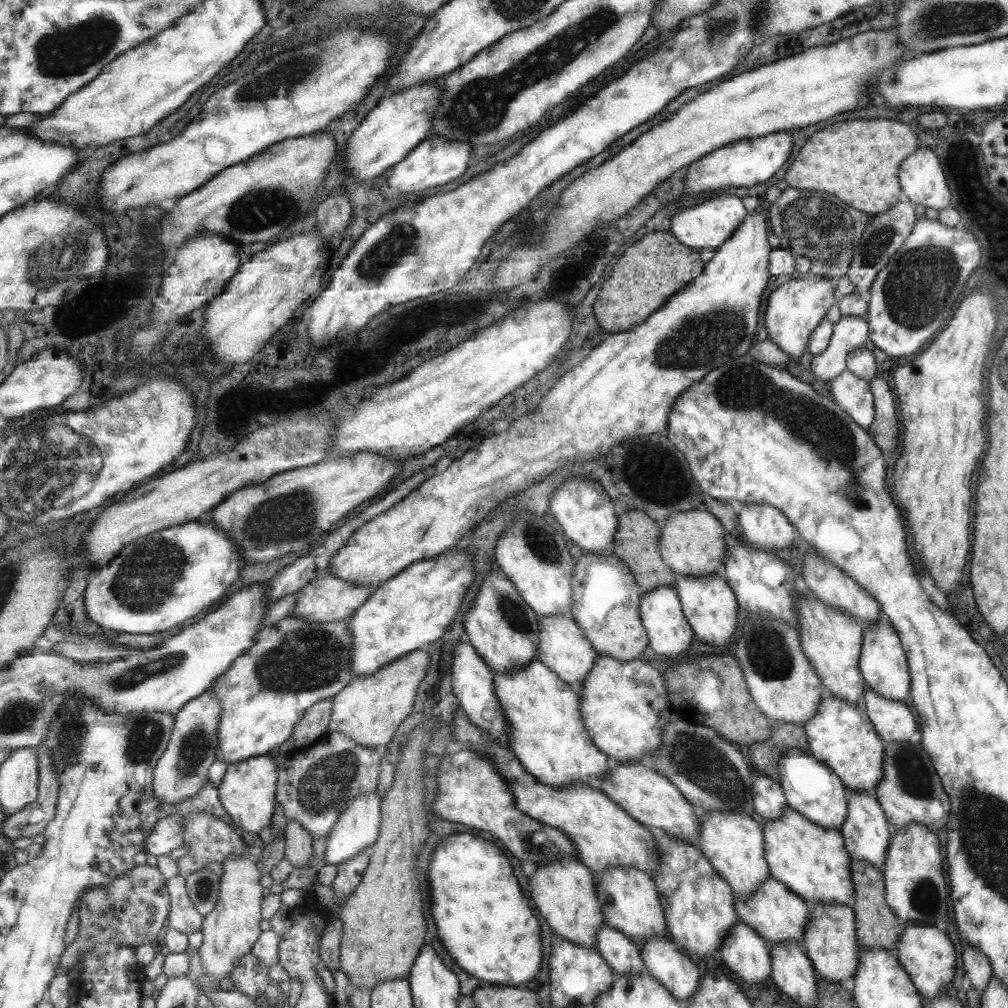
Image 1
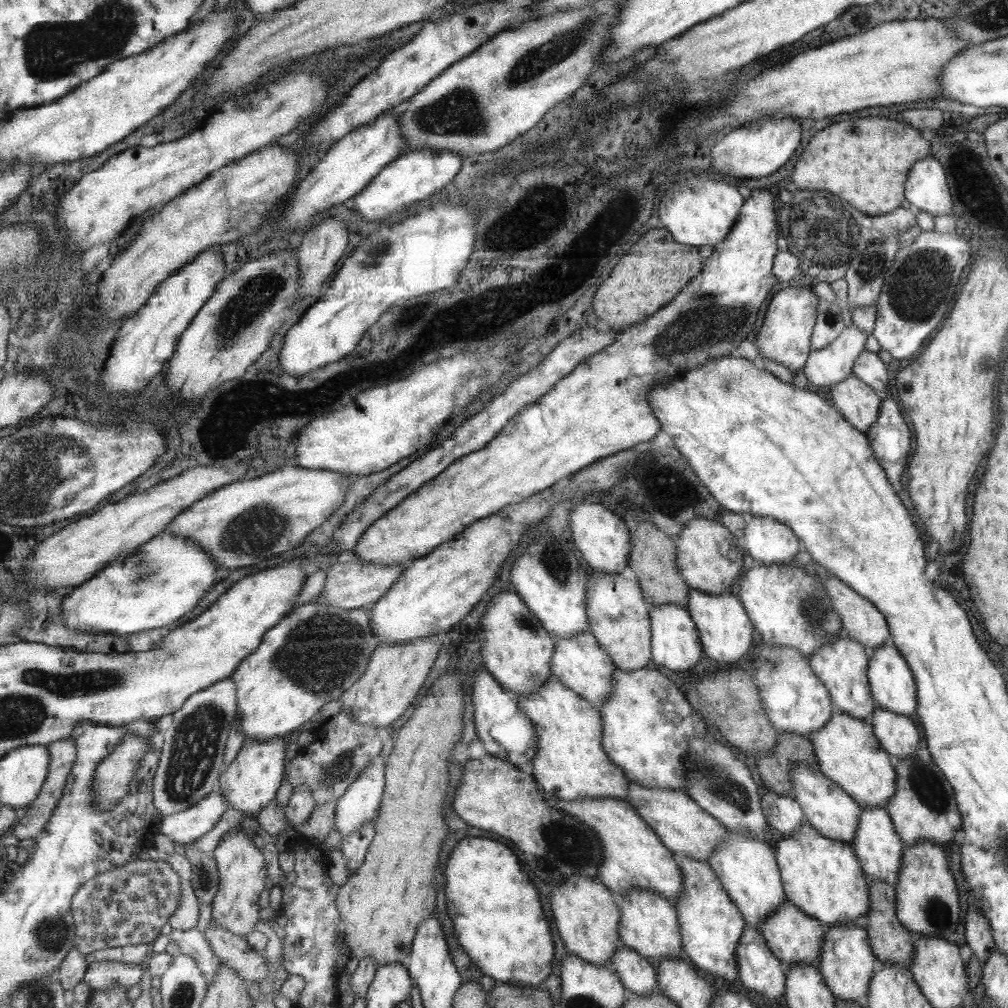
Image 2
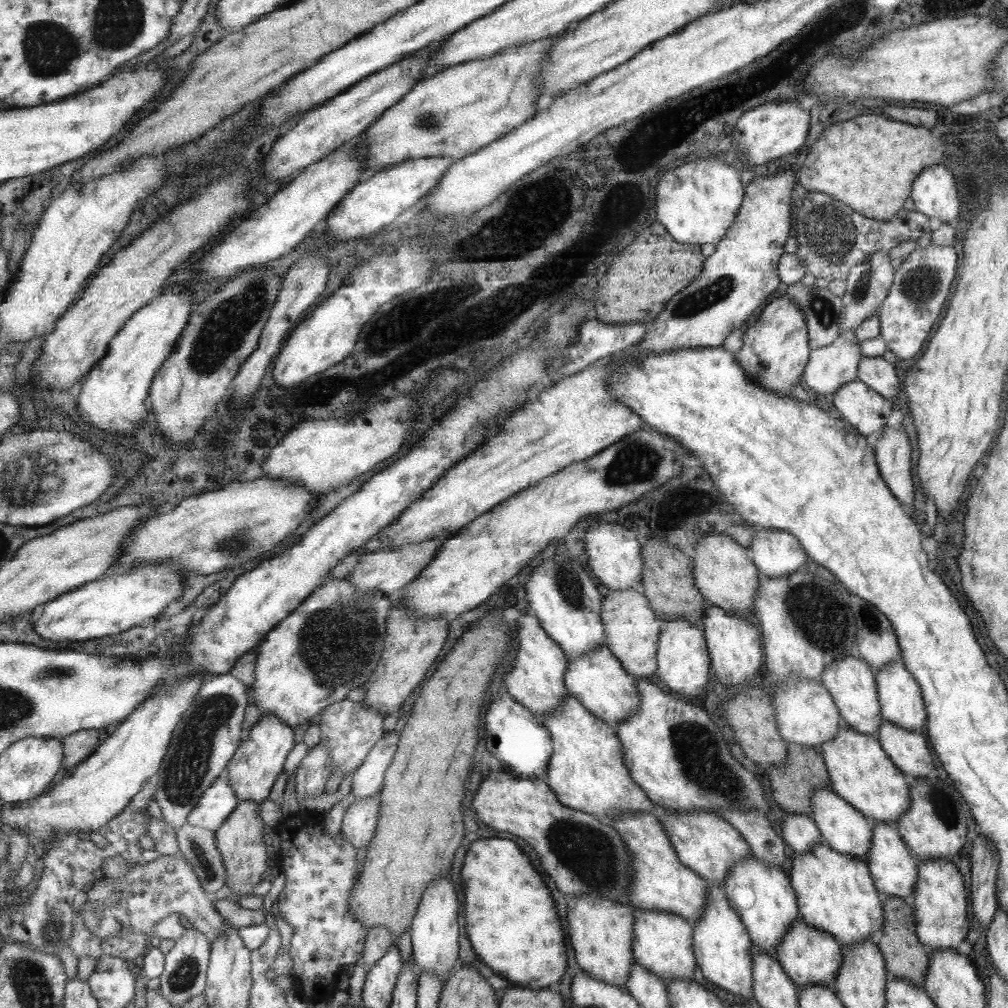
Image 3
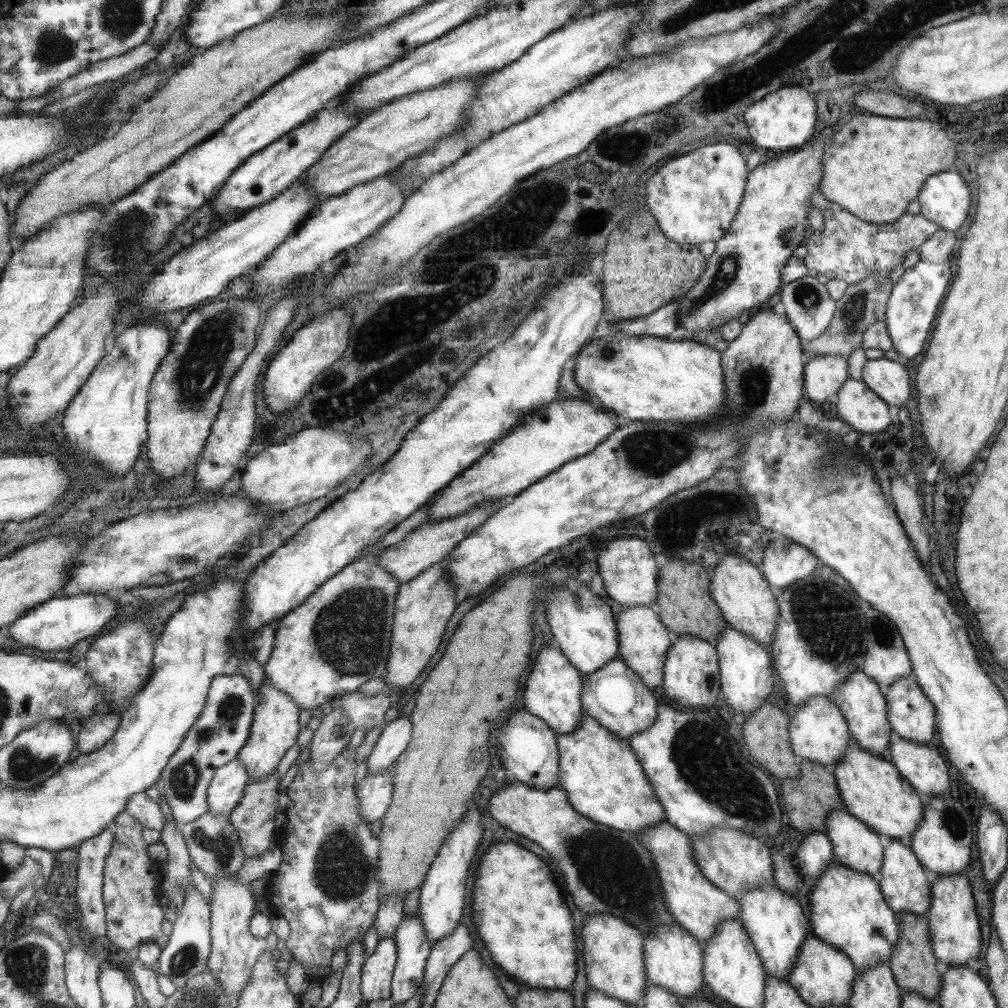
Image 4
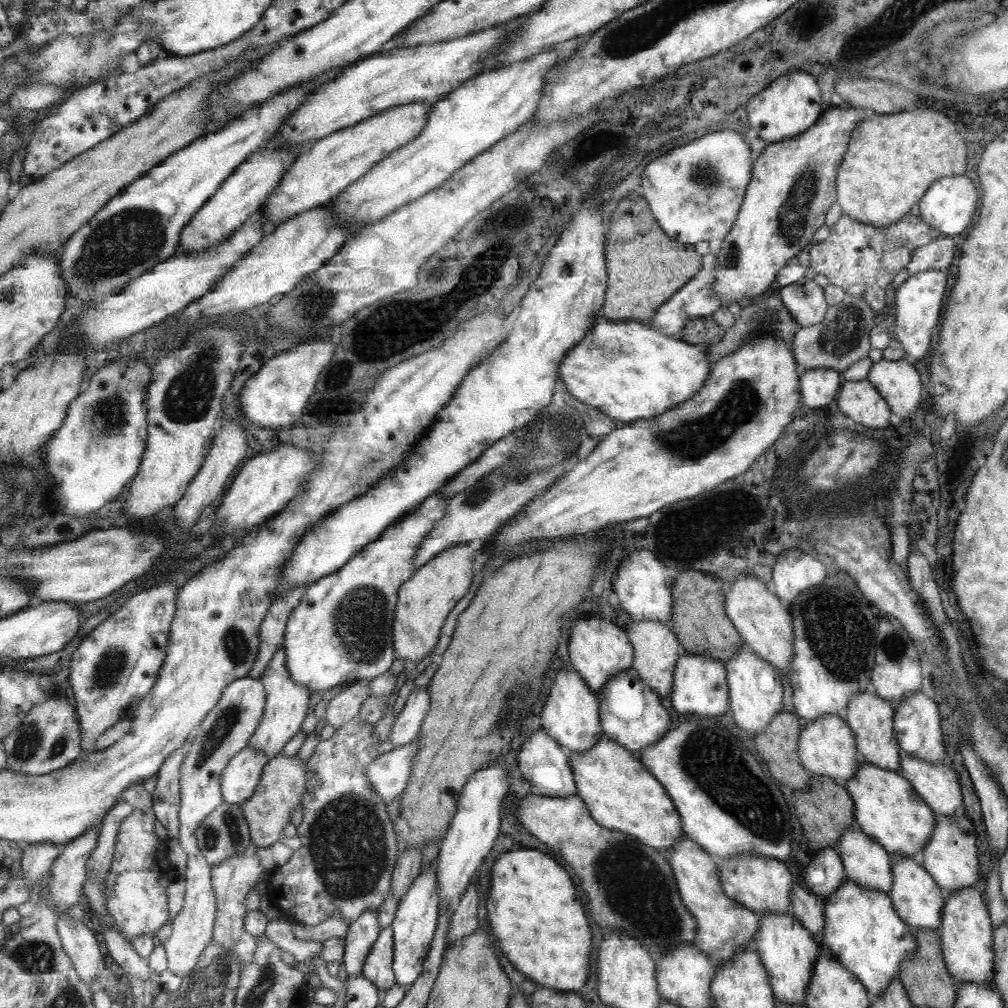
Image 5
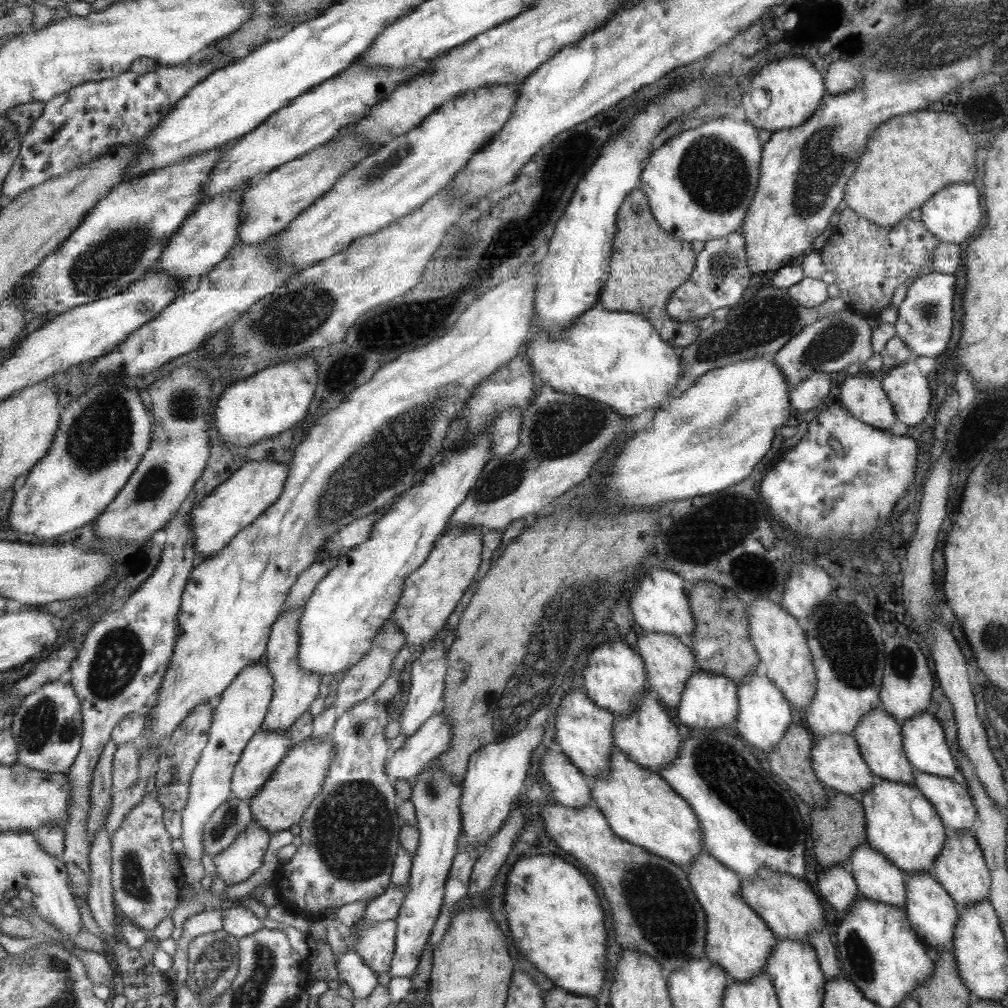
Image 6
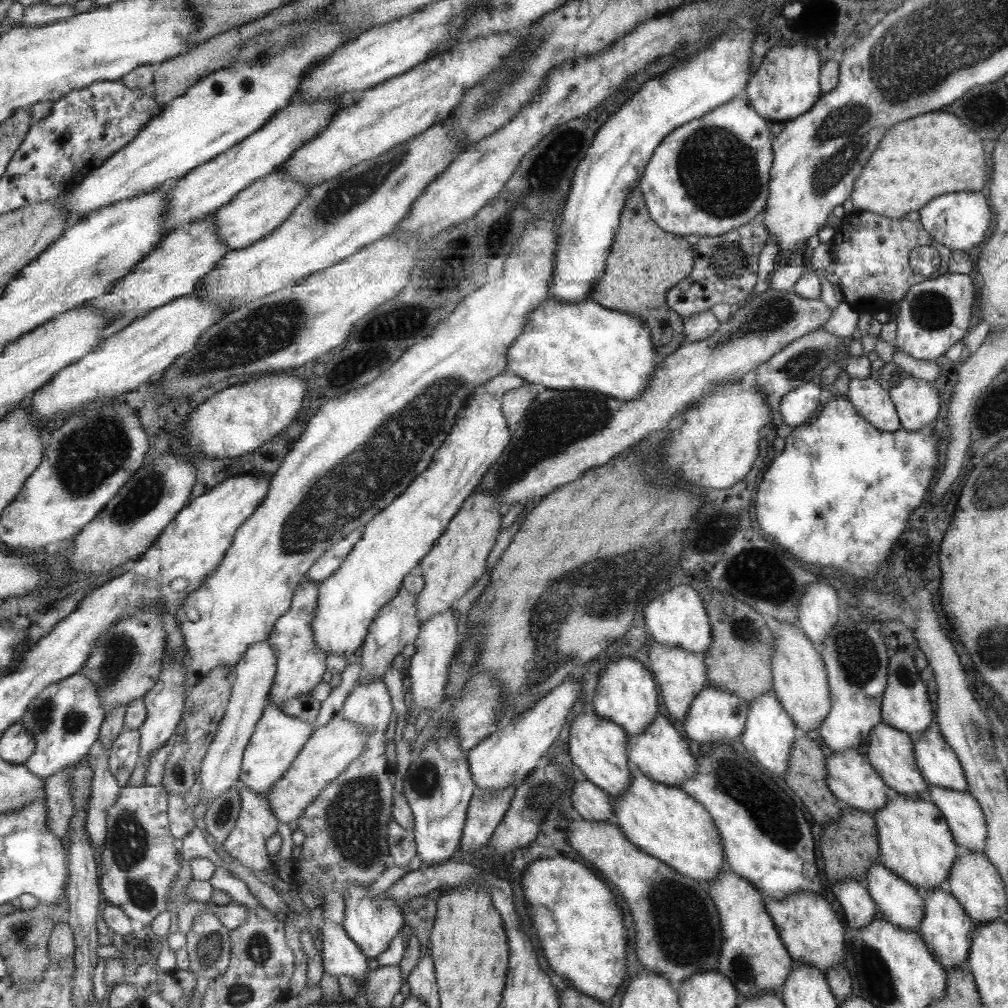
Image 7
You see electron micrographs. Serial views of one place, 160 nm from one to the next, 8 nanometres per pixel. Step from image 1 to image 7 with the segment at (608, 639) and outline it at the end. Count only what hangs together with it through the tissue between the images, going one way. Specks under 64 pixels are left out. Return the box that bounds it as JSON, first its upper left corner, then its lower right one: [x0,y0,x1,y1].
[648,643,708,724]

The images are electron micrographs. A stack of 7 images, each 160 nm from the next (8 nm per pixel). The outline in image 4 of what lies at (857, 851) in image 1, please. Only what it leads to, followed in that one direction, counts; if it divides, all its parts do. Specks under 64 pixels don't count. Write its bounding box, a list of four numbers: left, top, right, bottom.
[877,840,931,915]

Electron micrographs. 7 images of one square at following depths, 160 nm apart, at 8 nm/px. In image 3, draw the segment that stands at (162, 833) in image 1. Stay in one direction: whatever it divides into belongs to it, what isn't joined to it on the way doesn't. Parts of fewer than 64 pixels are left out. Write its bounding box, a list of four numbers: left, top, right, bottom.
[188,770,240,832]

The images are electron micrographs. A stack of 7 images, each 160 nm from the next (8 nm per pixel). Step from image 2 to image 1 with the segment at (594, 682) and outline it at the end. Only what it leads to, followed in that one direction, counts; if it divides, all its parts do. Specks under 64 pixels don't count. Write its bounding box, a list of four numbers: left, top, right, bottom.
[538,614,600,692]

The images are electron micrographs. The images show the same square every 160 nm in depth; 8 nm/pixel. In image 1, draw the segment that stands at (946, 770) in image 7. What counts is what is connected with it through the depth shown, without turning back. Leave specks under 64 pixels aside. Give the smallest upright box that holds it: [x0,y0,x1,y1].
[860,622,911,701]

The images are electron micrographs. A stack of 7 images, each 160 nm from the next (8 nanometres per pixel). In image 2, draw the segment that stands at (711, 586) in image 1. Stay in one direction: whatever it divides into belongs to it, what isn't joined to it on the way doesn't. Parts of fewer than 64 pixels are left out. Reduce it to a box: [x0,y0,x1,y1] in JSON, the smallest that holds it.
[686,589,752,666]

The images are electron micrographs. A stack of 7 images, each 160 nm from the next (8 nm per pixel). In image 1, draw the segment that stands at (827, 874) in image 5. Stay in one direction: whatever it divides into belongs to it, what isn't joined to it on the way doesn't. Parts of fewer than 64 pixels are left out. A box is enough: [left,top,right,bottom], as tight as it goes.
[752,772,788,821]

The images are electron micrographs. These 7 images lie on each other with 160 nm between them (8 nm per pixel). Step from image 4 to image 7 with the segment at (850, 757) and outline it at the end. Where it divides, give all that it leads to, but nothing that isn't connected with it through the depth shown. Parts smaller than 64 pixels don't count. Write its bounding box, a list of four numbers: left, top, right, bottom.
[871,793,960,892]

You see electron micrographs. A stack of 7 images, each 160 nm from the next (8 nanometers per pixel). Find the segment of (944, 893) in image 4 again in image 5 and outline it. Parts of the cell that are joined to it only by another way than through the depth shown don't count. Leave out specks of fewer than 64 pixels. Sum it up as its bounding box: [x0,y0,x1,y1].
[937,888,993,986]

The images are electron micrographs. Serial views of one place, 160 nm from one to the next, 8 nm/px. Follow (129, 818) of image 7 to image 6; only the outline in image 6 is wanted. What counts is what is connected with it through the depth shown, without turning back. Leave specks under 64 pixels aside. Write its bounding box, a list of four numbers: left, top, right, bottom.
[112,791,185,931]

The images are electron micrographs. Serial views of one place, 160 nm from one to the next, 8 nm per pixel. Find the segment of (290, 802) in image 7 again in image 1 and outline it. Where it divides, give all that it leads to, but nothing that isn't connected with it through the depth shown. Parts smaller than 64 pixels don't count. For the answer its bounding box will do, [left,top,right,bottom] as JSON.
[199,853,266,980]

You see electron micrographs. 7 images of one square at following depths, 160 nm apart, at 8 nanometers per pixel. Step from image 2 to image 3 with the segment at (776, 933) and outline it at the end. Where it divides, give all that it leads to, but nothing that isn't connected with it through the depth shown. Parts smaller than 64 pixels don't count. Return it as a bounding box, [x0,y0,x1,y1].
[775,919,844,990]

